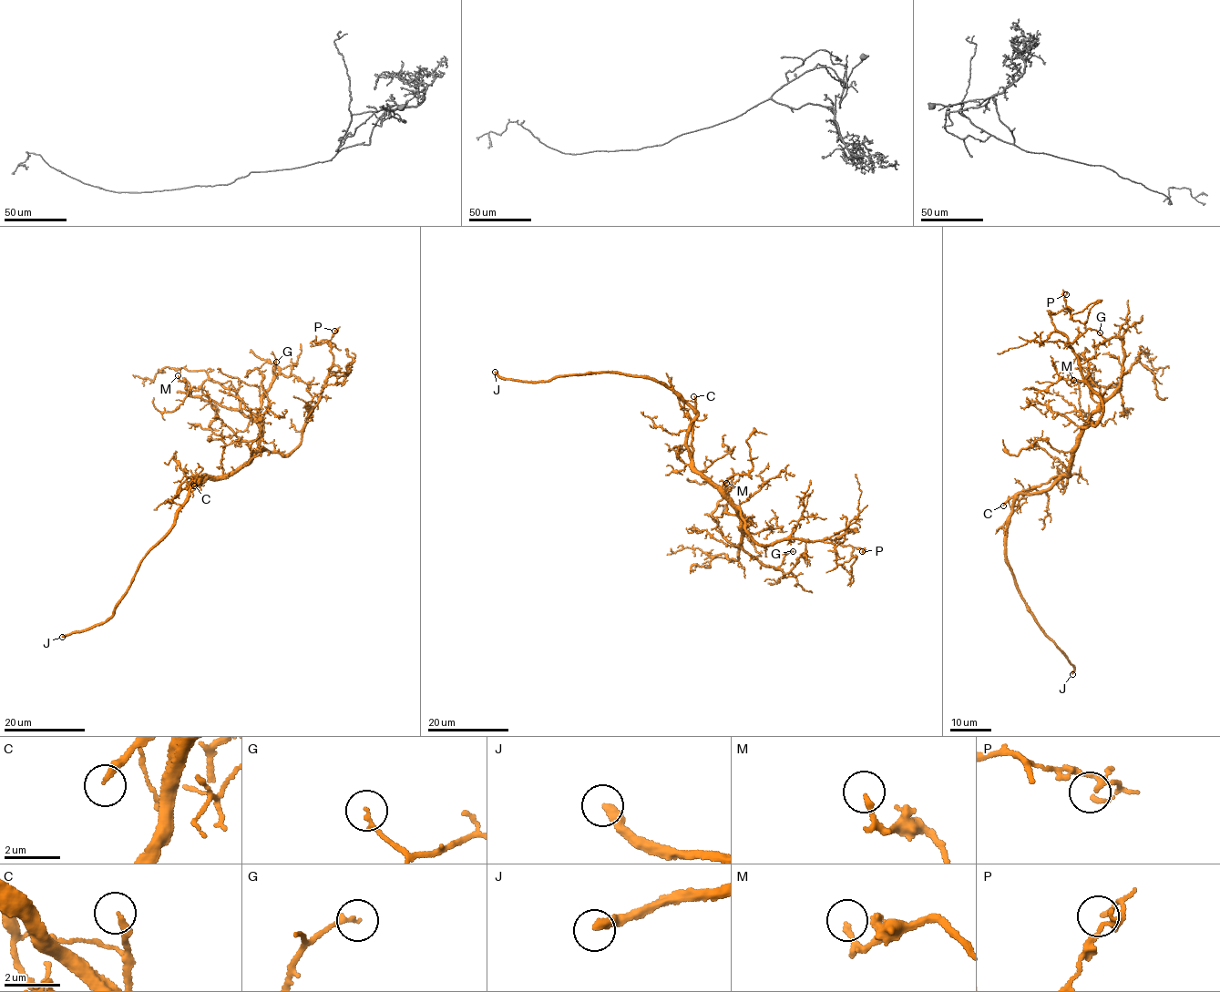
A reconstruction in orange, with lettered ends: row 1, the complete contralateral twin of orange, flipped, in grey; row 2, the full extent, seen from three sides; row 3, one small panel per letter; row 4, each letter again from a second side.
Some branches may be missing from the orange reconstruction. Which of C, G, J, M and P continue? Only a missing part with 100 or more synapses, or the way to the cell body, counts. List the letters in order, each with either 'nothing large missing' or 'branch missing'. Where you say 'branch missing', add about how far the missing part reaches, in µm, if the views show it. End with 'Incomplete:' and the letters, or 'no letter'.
C: branch missing; about 80 µm are missing
G: nothing large missing
J: branch missing; about 250 µm are missing
M: nothing large missing
P: nothing large missing
Incomplete: C, J

